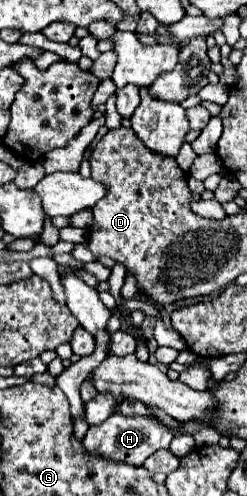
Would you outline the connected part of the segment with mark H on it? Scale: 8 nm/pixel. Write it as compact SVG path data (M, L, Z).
M115 413L107 421L103 421L101 425L91 425L85 439L83 439L83 445L87 447L87 453L103 455L113 461L125 461L131 465L143 465L143 461L149 455L153 455L155 451L169 449L171 439L173 439L171 431L165 425L161 425L159 421L155 421L153 417Z

